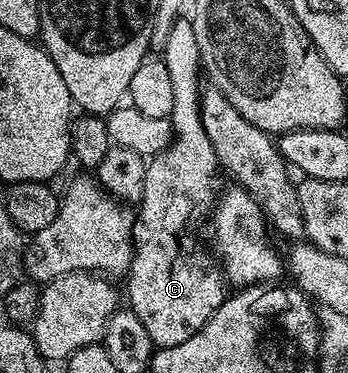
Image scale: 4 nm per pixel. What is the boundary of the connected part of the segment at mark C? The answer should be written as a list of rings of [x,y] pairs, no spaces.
[[[180,16],[179,20],[173,23],[173,27],[169,31],[169,39],[165,41],[165,47],[161,50],[161,59],[173,82],[173,111],[170,115],[173,136],[171,145],[165,151],[150,158],[147,163],[143,198],[137,202],[131,267],[125,274],[125,282],[127,281],[125,301],[133,311],[133,315],[137,315],[137,319],[141,319],[149,339],[153,339],[155,346],[164,349],[165,347],[177,347],[177,343],[185,343],[185,339],[189,339],[189,335],[197,335],[197,331],[201,331],[201,327],[205,327],[205,323],[223,305],[225,278],[222,268],[210,256],[208,256],[209,258],[202,257],[201,254],[191,250],[195,245],[194,239],[191,238],[191,228],[203,216],[206,218],[212,212],[213,202],[217,197],[215,172],[218,174],[221,166],[213,151],[213,143],[209,143],[209,135],[205,135],[205,127],[201,123],[201,111],[199,110],[201,62],[197,47],[197,35],[193,31],[190,16]]]

